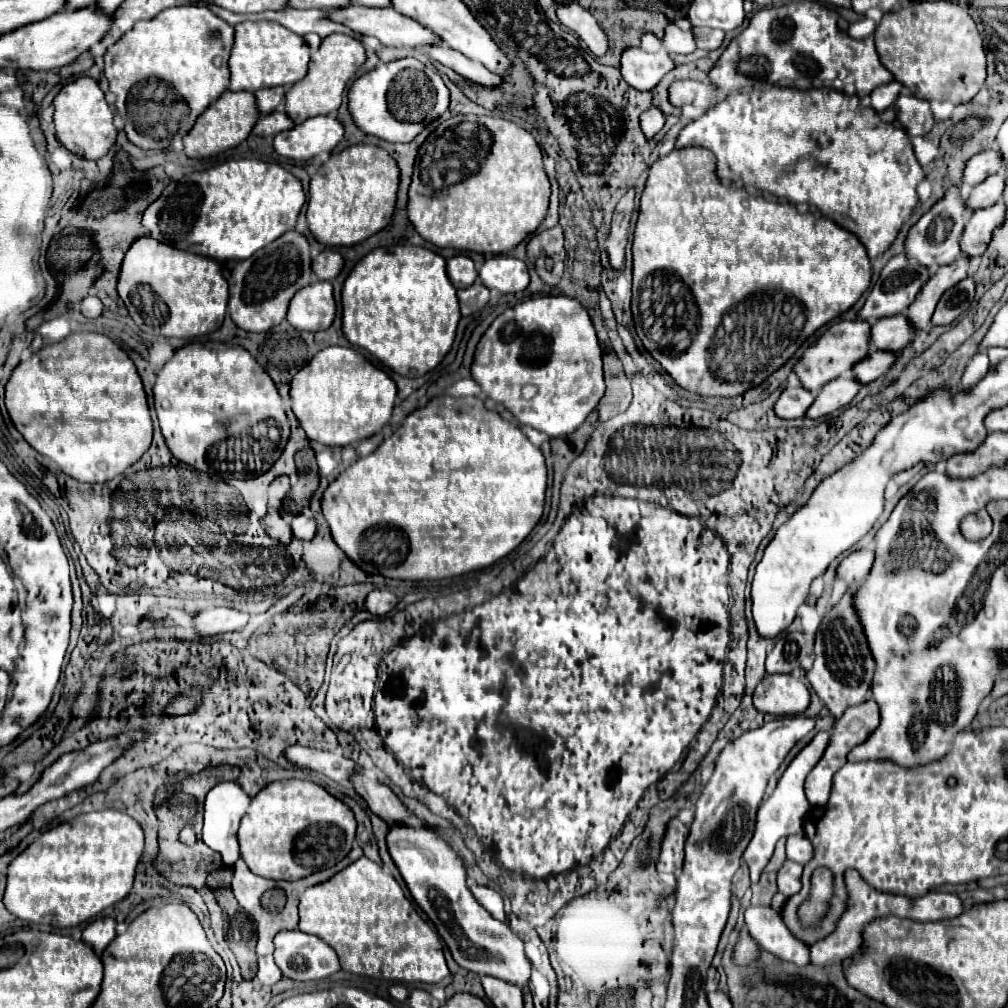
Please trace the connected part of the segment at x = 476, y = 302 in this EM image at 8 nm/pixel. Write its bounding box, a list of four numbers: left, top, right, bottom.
[458,279,490,317]

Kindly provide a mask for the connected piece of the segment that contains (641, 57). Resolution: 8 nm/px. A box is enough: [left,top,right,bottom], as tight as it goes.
[620,47,676,91]

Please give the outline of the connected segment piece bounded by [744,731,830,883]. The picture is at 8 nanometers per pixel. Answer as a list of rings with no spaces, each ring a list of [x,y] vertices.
[[[819,732],[807,745],[794,757],[794,761],[788,765],[788,769],[784,771],[784,775],[780,777],[778,785],[776,785],[776,791],[772,793],[772,797],[768,797],[764,801],[764,805],[760,807],[758,811],[758,817],[756,817],[756,831],[754,831],[754,837],[748,845],[748,849],[744,851],[744,859],[746,859],[746,865],[750,869],[750,881],[751,883],[758,883],[764,867],[768,865],[770,857],[772,857],[772,851],[774,851],[774,845],[778,843],[780,837],[786,837],[786,835],[796,835],[796,833],[802,833],[804,829],[804,823],[806,823],[806,817],[810,813],[810,805],[804,791],[804,783],[806,775],[816,766],[820,760],[821,746],[827,746],[830,735],[828,732]]]

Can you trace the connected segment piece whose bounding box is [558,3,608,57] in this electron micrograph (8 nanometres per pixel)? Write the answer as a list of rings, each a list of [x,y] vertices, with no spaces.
[[[568,3],[558,7],[558,19],[564,27],[574,31],[594,55],[604,55],[608,49],[608,39],[604,31],[598,27],[596,19],[584,9],[580,3]]]

